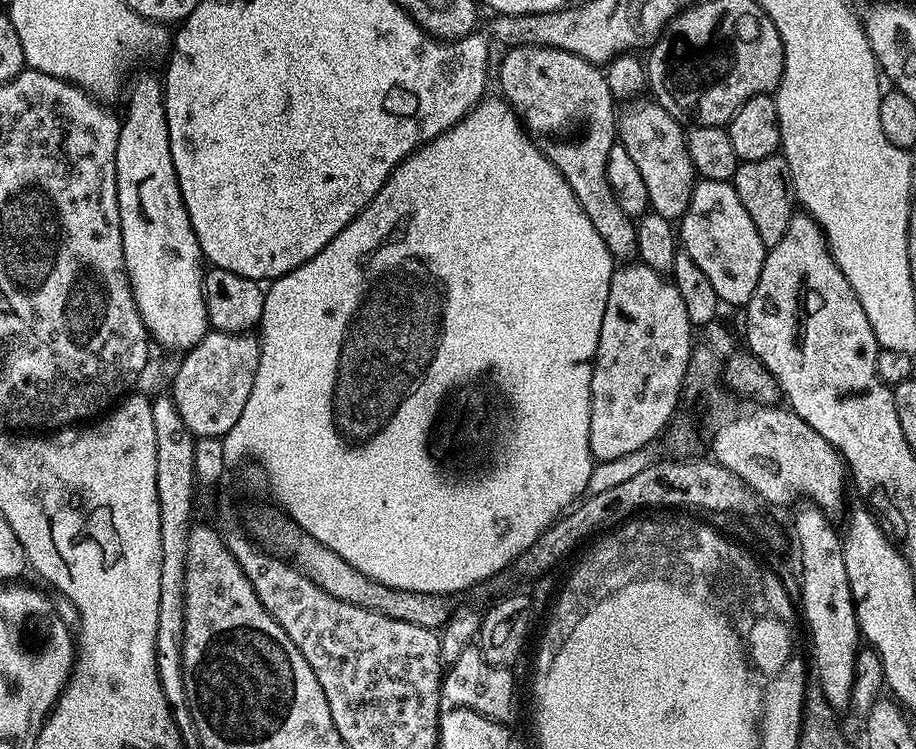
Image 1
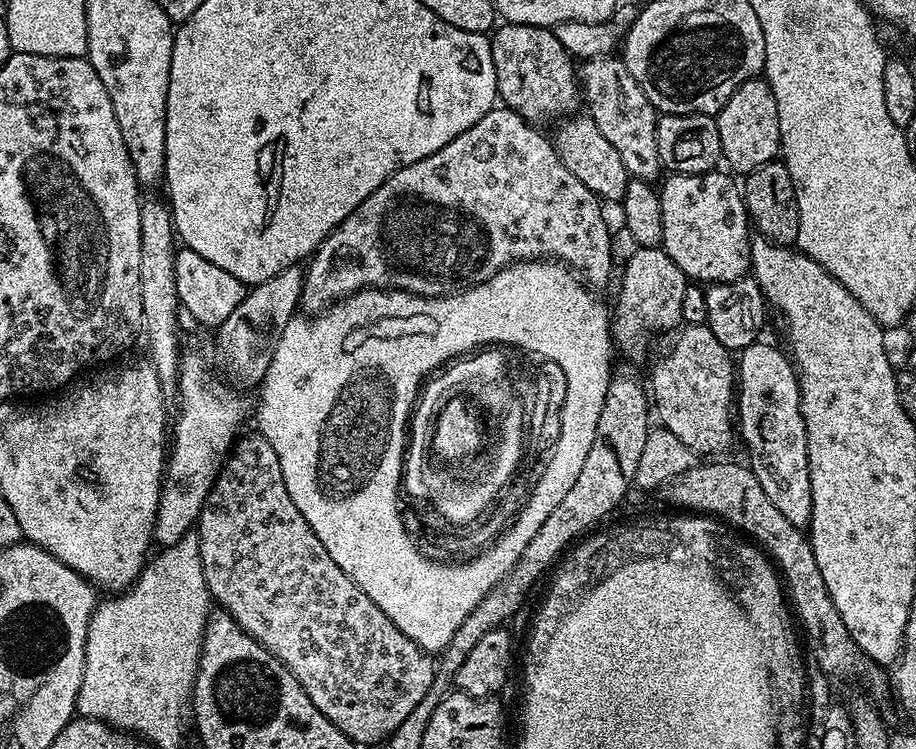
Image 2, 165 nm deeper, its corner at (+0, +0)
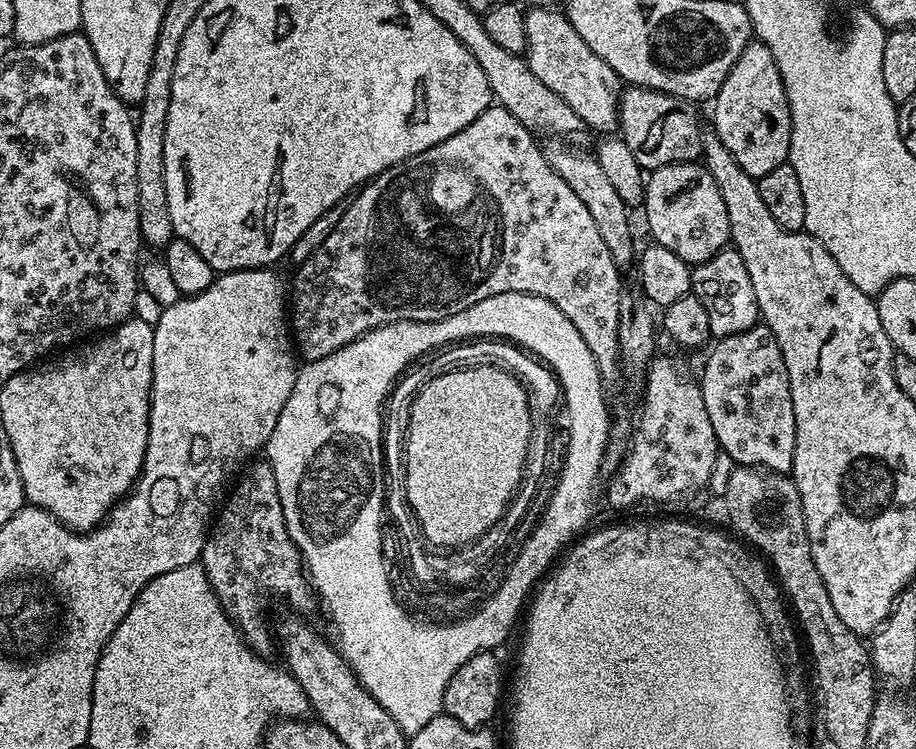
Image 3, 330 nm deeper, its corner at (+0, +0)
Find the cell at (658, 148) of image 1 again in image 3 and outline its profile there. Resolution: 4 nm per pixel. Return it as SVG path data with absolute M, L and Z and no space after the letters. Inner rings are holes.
M532 6L529 8L530 10L527 9L524 12L526 42L528 43L526 59L534 78L539 78L545 86L550 86L550 90L554 90L554 94L560 96L562 102L566 102L566 106L570 106L570 110L574 110L574 114L578 114L578 118L582 118L591 131L593 128L594 131L600 132L599 134L611 133L617 127L620 119L622 91L620 76L614 70L610 70L610 66L606 66L606 62L602 62L602 58L598 58L598 54L594 54L590 46L586 46L586 42L582 42L582 34L574 30L574 26L568 21L563 11L556 12L555 7Z

